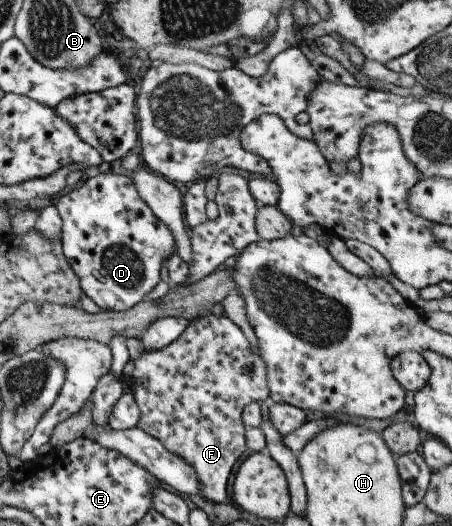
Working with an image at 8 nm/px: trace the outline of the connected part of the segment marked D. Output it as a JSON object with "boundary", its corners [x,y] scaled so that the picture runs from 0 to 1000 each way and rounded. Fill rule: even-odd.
{"boundary":[[[221,329],[186,344],[175,359],[137,373],[122,390],[137,416],[133,466],[150,502],[177,534],[179,553],[217,580],[219,587],[252,593],[281,591],[316,574],[319,565],[350,544],[363,527],[358,504],[389,475],[381,439],[356,424],[332,394],[314,382],[292,338],[279,333]]]}

